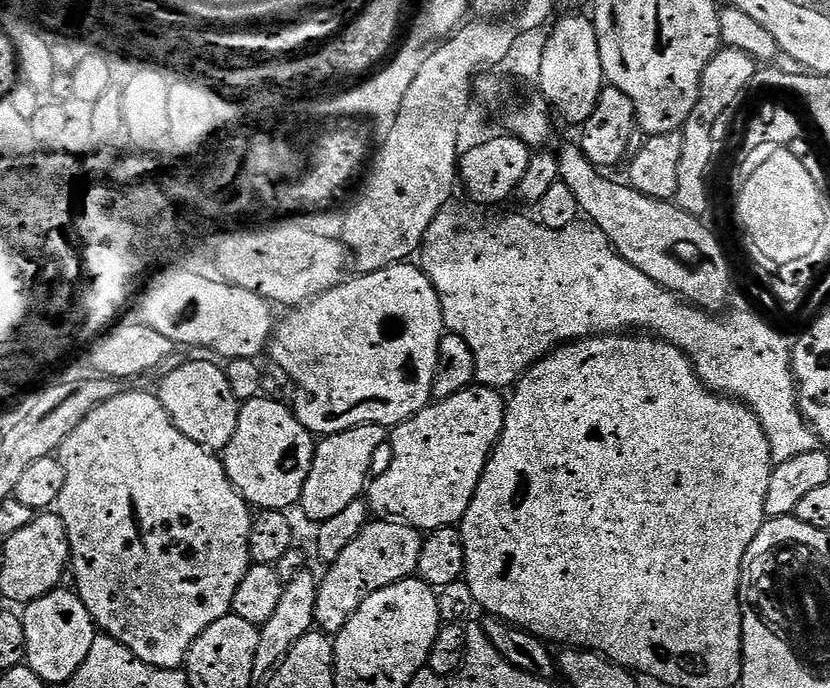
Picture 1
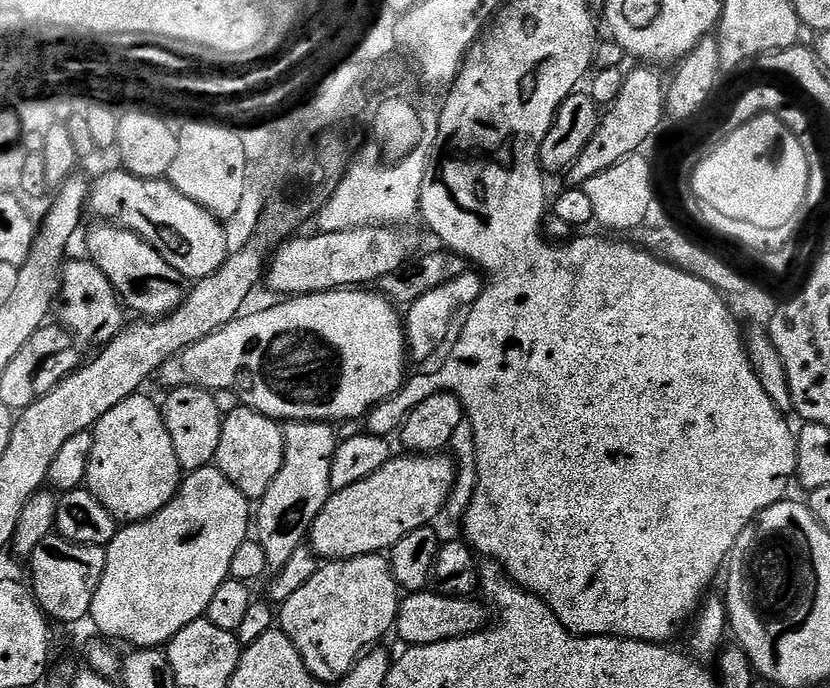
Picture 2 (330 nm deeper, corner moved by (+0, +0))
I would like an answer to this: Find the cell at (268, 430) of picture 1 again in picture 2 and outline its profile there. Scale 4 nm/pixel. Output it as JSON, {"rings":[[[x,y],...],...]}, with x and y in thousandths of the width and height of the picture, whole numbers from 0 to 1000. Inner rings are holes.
{"rings":[[[293,590],[270,605],[267,634],[263,642],[258,674],[300,728],[312,730],[318,722],[341,670],[342,629],[334,612],[307,599],[305,593]]]}

